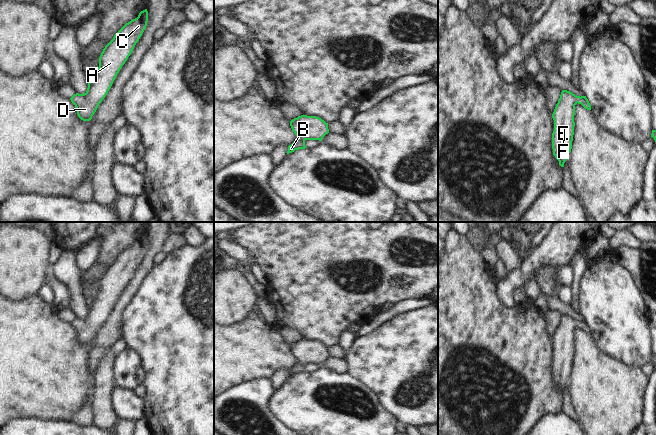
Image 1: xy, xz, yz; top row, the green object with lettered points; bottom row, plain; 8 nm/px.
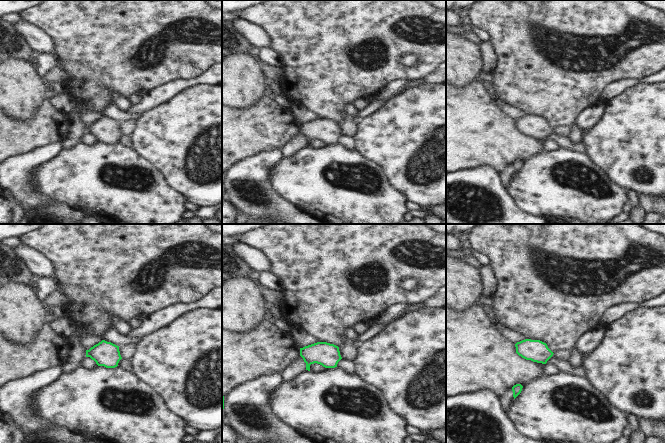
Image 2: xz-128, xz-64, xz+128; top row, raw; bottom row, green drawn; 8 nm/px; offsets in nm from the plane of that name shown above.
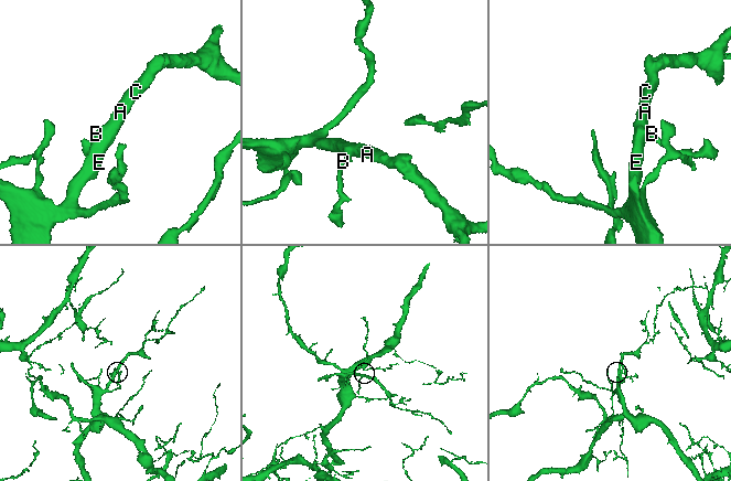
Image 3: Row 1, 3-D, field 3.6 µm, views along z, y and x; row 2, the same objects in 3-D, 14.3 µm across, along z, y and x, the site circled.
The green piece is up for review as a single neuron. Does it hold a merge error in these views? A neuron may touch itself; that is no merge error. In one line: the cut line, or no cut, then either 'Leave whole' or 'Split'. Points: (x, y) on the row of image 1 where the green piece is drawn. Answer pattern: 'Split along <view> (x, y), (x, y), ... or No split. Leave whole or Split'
No split. Leave whole.

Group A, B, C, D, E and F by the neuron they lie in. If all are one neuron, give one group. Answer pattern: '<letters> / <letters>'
A B C D E F

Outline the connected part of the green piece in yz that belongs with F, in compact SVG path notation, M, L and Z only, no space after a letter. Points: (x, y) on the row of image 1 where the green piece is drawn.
M562 90L552 114L554 120L554 131L552 133L553 155L559 161L561 167L564 167L564 163L572 149L575 105L577 103L585 109L591 110L591 105L586 96L580 97L570 91Z

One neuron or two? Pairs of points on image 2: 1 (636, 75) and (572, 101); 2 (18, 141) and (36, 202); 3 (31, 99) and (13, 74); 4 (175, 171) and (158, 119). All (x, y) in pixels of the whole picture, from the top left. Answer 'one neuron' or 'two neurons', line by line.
1: one neuron
2: two neurons
3: one neuron
4: one neuron

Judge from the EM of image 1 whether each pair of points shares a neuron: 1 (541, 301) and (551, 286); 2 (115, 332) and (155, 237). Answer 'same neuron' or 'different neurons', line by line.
1: same neuron
2: same neuron

